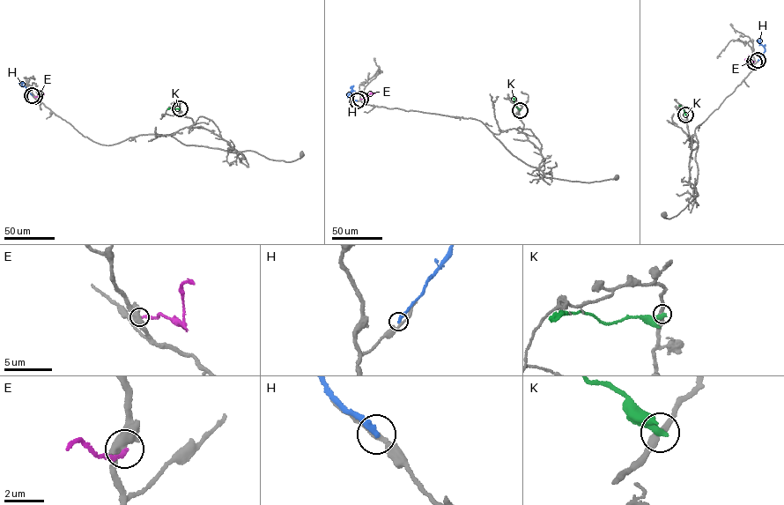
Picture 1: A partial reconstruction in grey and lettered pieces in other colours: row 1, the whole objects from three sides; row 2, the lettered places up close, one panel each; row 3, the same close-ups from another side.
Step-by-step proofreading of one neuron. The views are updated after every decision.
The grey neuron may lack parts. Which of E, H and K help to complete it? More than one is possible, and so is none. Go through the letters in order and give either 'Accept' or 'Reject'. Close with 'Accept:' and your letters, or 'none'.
E: Reject
H: Reject
K: Reject
Accept: none

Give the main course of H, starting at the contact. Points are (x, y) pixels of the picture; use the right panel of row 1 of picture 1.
H: (758, 60), (765, 50), (759, 39)

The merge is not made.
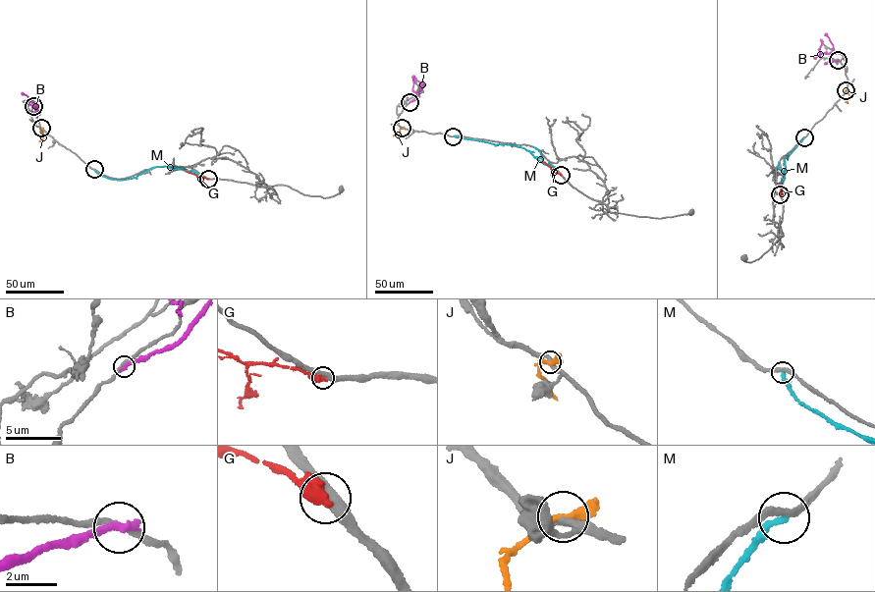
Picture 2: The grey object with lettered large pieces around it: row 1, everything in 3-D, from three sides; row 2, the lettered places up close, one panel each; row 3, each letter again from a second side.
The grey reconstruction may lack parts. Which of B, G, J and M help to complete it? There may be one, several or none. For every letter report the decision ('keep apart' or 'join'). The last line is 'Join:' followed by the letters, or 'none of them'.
B: keep apart
G: keep apart
J: keep apart
M: keep apart
Join: none of them

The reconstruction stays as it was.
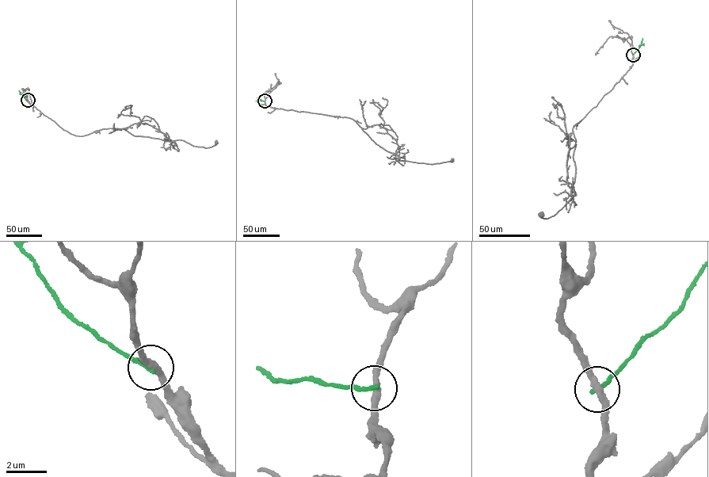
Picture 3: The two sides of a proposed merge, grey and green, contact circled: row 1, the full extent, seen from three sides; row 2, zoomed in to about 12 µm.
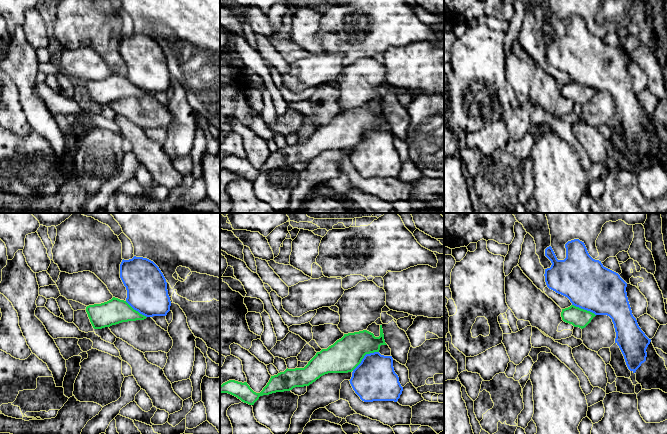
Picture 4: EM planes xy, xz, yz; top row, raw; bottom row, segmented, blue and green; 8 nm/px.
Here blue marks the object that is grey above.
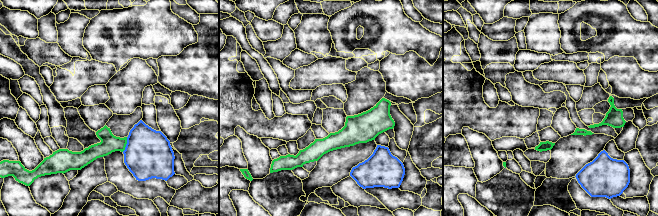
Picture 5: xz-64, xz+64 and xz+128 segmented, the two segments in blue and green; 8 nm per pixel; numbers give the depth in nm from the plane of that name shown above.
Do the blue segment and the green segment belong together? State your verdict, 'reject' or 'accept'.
reject

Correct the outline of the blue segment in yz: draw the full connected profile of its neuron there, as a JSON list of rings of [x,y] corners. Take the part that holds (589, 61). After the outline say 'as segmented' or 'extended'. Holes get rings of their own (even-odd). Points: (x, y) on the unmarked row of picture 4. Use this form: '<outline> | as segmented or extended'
[[[579,15],[565,20],[566,34],[558,36],[552,23],[545,25],[545,32],[551,37],[550,44],[545,45],[545,58],[549,65],[567,73],[572,81],[590,87],[595,91],[607,91],[614,100],[616,114],[626,141],[633,149],[646,137],[646,125],[651,118],[639,103],[628,77],[627,59],[620,51],[603,42],[601,37],[593,35]]] | as segmented

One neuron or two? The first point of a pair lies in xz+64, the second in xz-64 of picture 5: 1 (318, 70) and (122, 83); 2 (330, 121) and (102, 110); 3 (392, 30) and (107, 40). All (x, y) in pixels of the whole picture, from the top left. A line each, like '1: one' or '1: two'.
1: two
2: one
3: one

